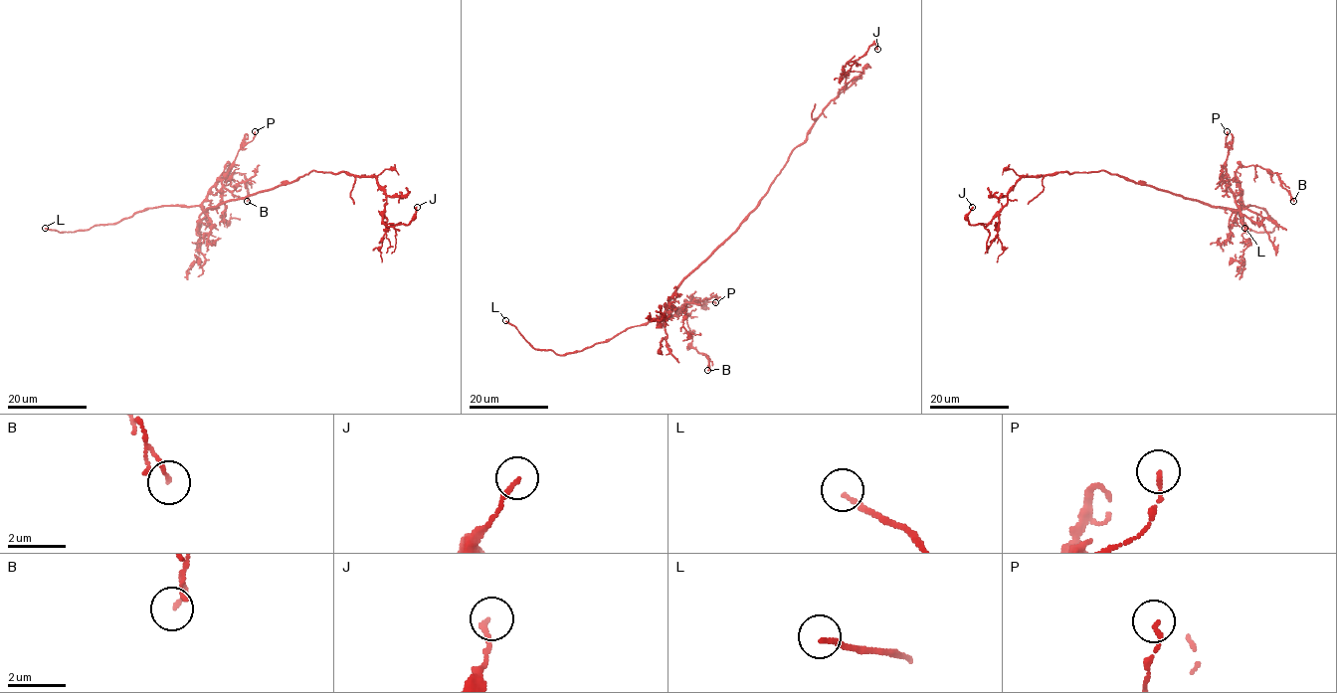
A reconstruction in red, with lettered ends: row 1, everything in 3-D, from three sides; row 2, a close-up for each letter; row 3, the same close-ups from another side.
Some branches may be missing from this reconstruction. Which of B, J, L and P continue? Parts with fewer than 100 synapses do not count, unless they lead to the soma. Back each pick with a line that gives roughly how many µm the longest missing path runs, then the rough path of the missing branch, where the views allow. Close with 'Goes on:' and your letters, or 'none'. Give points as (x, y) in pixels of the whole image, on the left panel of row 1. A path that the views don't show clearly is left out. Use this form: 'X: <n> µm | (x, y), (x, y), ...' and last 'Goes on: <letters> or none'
L: 50 µm
Goes on: L

